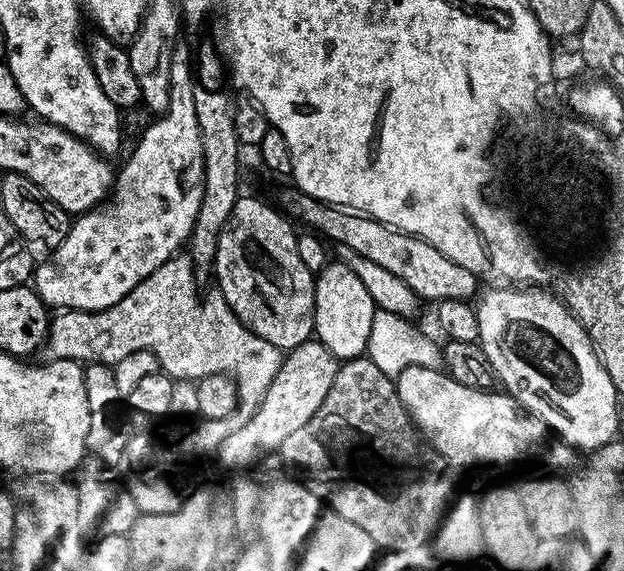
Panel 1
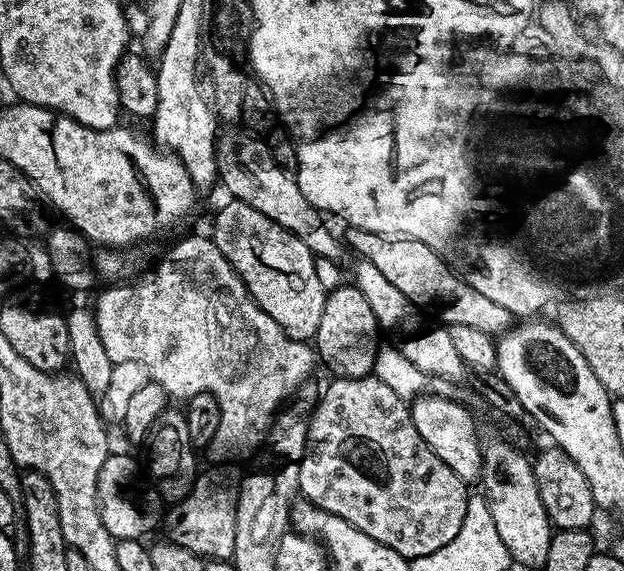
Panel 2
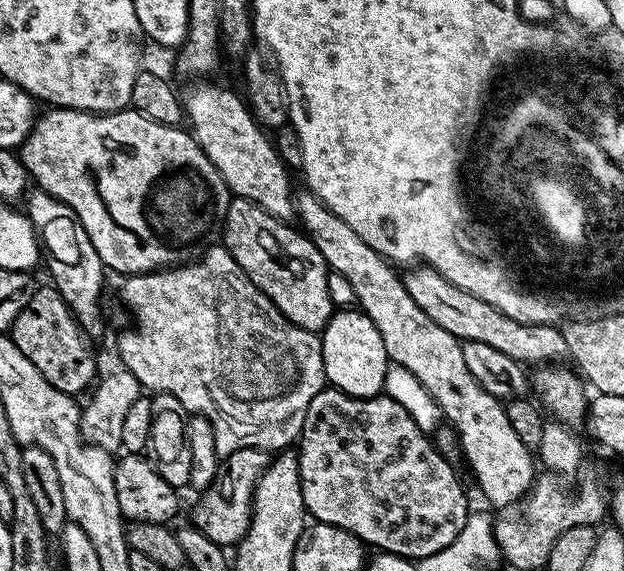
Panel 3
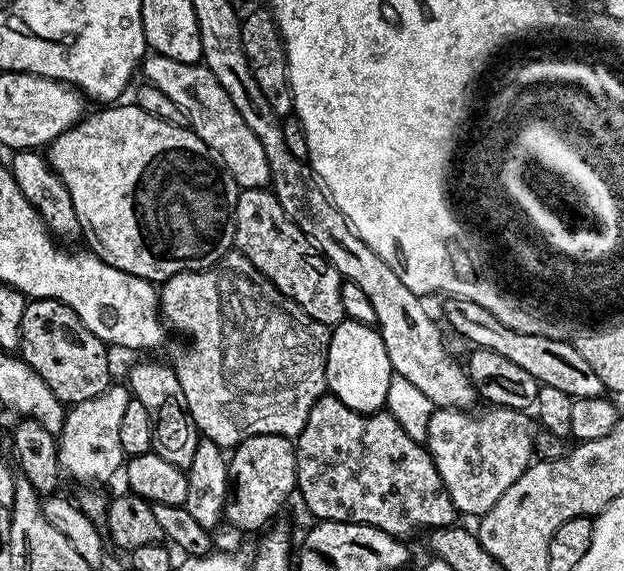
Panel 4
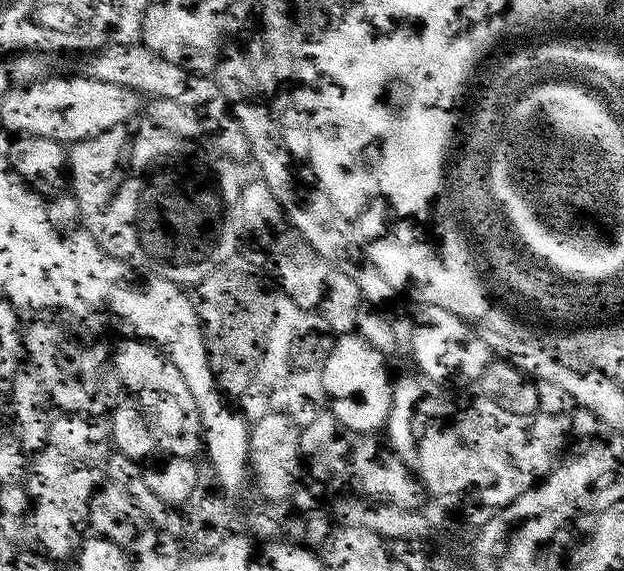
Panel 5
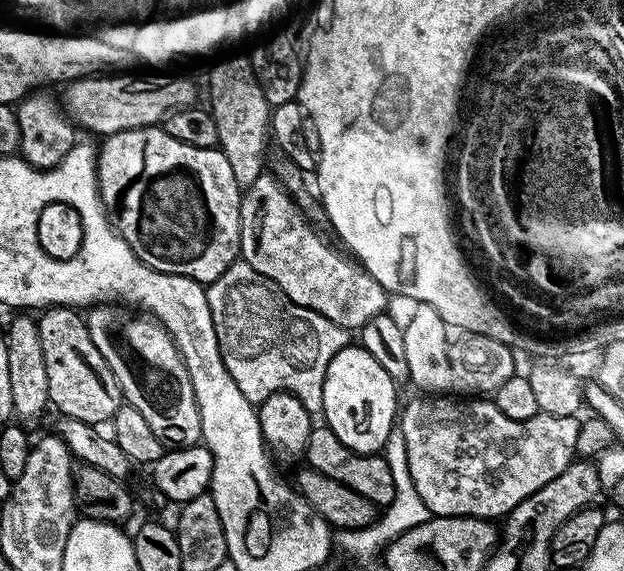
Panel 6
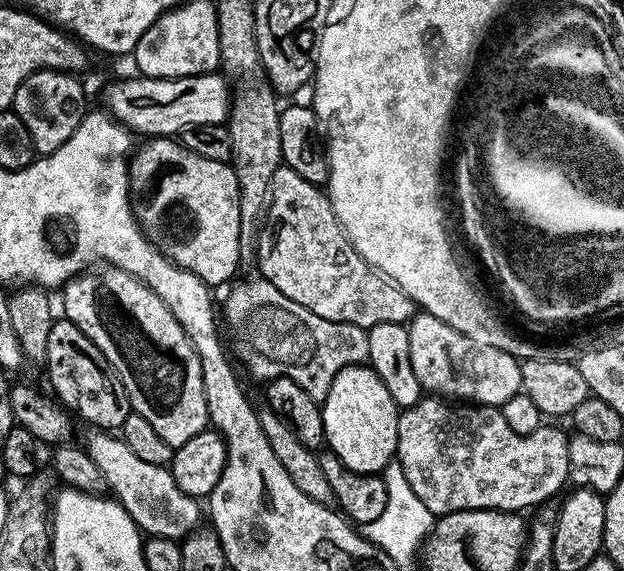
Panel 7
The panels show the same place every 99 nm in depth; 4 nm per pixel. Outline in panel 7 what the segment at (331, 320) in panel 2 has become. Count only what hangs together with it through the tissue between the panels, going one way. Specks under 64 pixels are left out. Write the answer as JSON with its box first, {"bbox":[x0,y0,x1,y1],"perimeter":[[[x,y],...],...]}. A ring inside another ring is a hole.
{"bbox":[323,364,398,474],"perimeter":[[[349,364],[336,377],[323,402],[327,447],[350,470],[380,474],[394,460],[398,442],[398,409],[371,366]]]}

